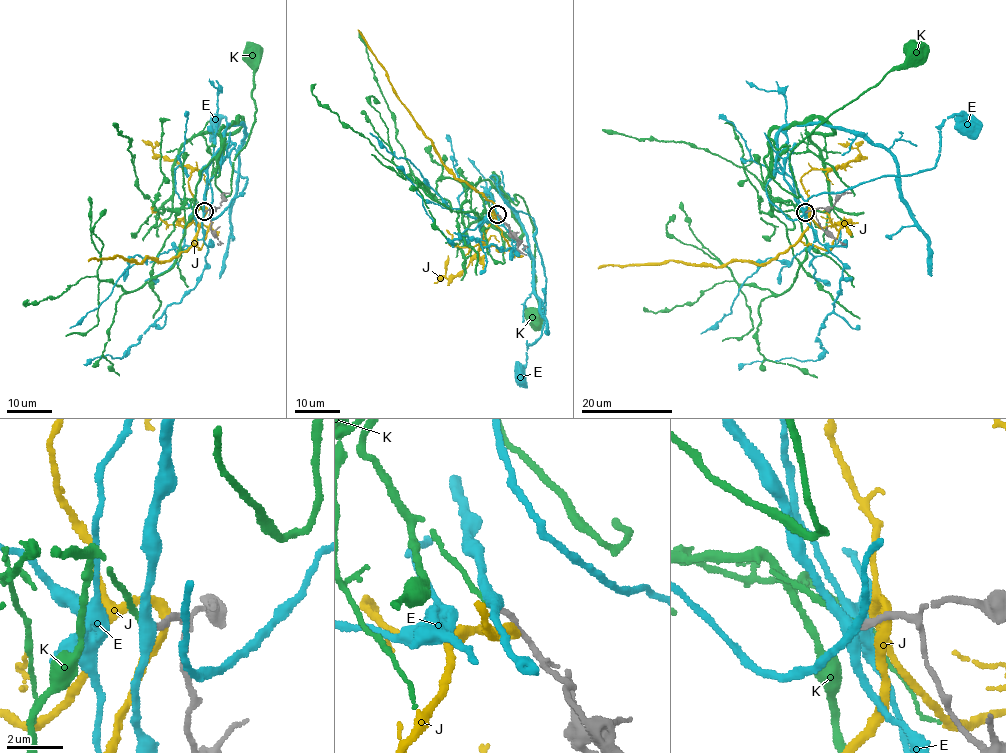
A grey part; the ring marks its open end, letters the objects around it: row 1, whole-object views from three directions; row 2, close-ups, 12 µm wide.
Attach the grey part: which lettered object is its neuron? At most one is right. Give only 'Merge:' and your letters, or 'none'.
Merge: K

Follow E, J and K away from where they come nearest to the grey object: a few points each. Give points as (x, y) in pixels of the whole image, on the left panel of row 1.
E: (204, 211), (220, 148), (231, 150), (209, 180), (209, 215), (247, 180), (232, 167), (224, 118), (215, 125)
J: (208, 209), (196, 235), (196, 243), (169, 261), (146, 257), (140, 263), (118, 255), (91, 258), (88, 262)
K: (204, 211), (189, 199), (201, 171), (227, 145), (214, 184), (231, 193), (233, 159), (254, 124), (252, 53)

